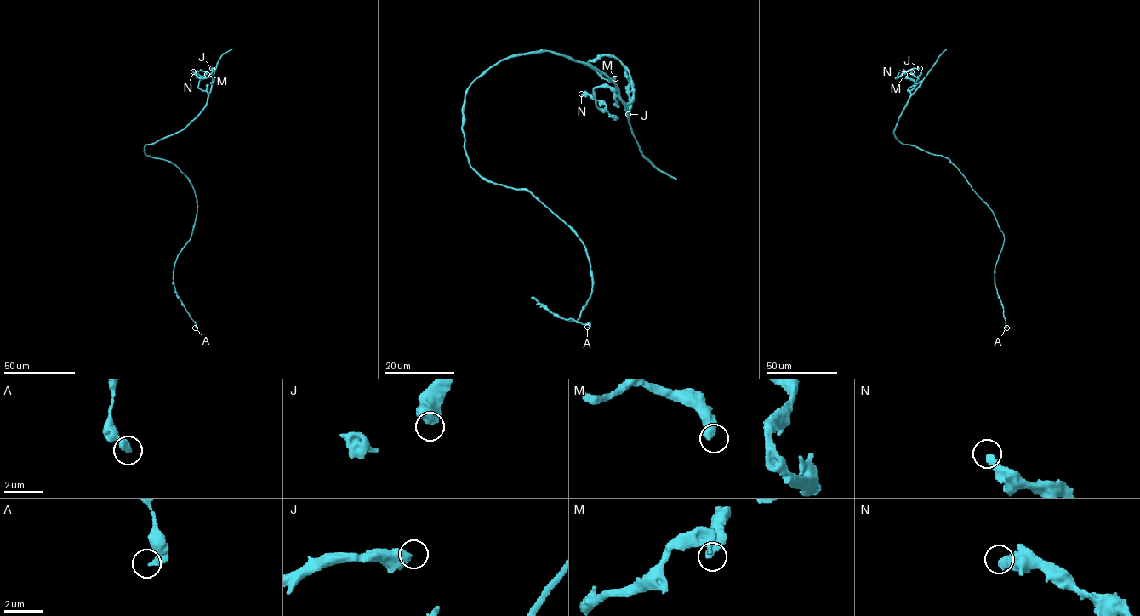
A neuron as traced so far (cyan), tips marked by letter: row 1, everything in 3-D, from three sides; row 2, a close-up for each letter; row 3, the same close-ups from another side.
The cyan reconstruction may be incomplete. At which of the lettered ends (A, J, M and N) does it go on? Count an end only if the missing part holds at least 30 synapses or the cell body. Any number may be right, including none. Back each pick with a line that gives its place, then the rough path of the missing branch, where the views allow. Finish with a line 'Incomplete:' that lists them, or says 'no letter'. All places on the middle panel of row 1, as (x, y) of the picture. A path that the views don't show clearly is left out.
Incomplete: no letter

